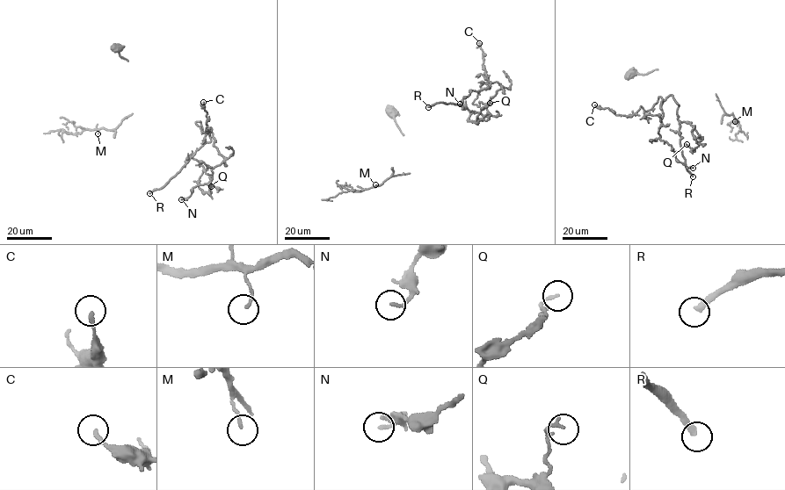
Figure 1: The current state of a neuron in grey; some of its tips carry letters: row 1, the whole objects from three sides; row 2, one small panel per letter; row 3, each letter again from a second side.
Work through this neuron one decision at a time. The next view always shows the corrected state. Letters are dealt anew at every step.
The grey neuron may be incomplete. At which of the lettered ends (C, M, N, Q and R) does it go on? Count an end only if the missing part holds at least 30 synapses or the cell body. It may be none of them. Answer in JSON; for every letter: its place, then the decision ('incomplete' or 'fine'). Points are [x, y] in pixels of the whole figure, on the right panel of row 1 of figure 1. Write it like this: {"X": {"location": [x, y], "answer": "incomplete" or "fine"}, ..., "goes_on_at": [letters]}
{"C": {"location": [594, 104], "answer": "fine"}, "M": {"location": [735, 121], "answer": "fine"}, "N": {"location": [693, 168], "answer": "fine"}, "Q": {"location": [686, 144], "answer": "fine"}, "R": {"location": [693, 176], "answer": "incomplete"}, "goes_on_at": ["R"]}

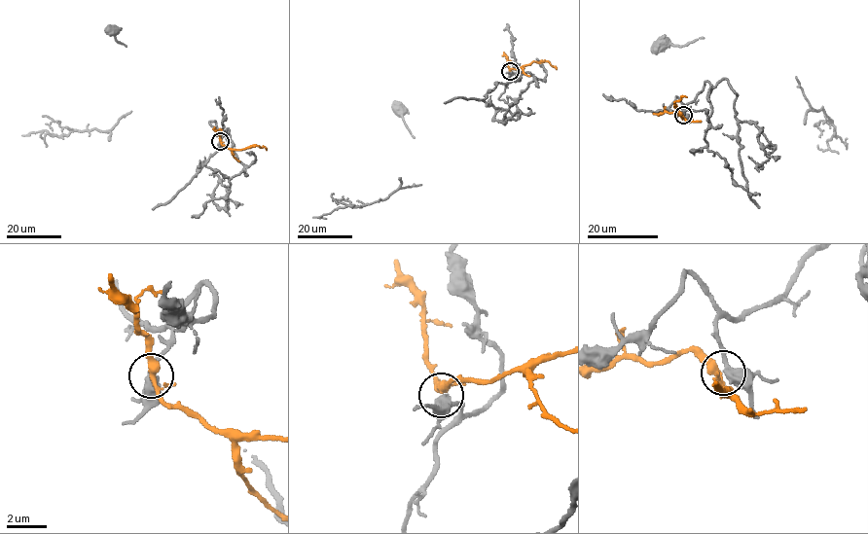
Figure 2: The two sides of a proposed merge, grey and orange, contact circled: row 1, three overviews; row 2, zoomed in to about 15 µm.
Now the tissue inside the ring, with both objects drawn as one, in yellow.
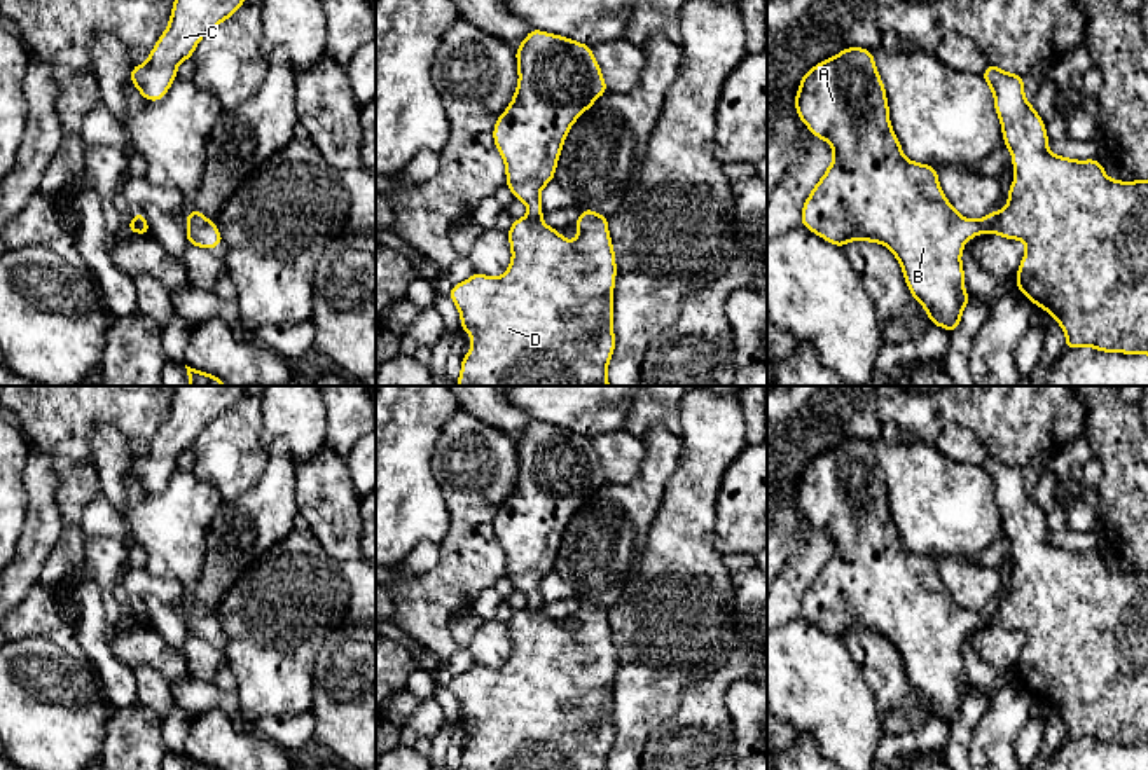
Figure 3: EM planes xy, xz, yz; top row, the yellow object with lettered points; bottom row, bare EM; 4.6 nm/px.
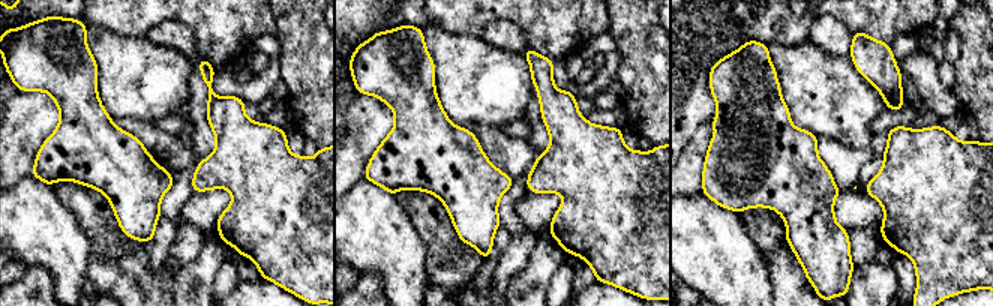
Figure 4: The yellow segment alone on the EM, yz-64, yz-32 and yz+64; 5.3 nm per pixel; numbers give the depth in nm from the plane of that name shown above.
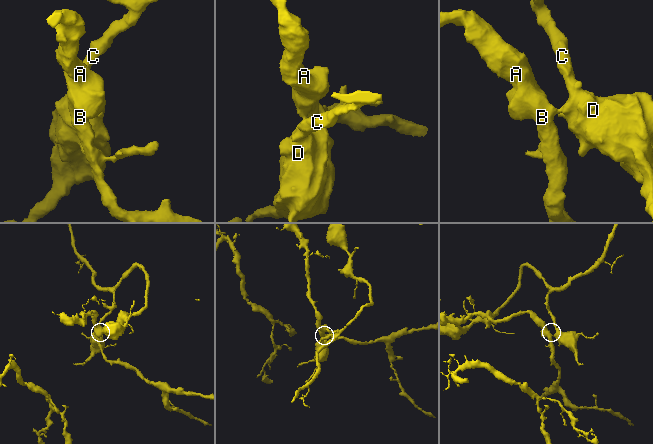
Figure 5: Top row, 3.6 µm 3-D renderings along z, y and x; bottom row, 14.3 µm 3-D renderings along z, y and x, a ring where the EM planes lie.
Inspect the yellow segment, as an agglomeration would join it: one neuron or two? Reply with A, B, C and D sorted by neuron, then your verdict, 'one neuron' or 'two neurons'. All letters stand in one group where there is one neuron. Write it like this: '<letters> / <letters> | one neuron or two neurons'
A B / C D | two neurons

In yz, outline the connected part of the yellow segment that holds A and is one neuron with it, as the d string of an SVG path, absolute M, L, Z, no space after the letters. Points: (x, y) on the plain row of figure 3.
M847 438L807 461L795 501L809 522L833 540L833 552L802 597L800 615L840 639L849 632L888 637L931 716L947 719L951 726L970 691L970 683L961 681L966 676L963 637L977 625L987 625L996 604L982 611L965 609L944 587L937 560L903 547L889 515L888 489L872 442Z

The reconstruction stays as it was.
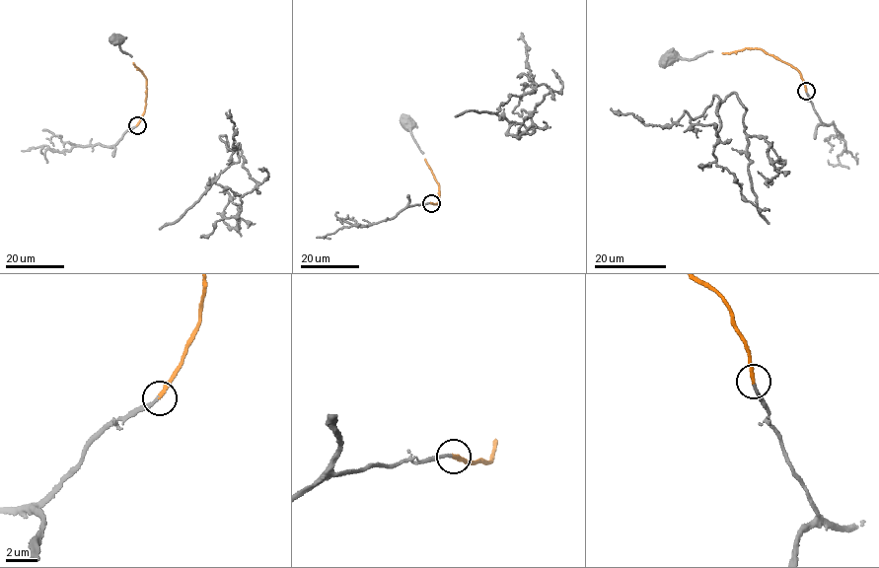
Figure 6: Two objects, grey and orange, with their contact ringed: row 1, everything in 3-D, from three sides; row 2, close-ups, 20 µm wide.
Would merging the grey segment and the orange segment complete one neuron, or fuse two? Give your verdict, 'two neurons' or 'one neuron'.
one neuron

